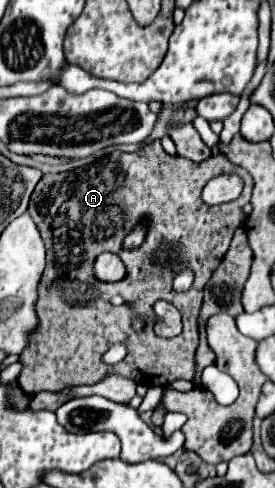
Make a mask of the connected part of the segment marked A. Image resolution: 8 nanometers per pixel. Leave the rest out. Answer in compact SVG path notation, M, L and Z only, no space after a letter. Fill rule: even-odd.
M153 141L135 153L113 151L85 167L77 167L65 173L43 175L43 179L37 183L31 195L29 209L27 209L27 213L37 223L39 233L45 241L47 267L43 271L43 279L39 281L39 299L37 299L39 329L35 329L29 335L29 343L19 355L19 363L23 365L23 369L17 377L17 383L19 387L23 387L23 391L27 391L29 395L37 395L41 391L57 393L75 385L93 385L109 373L125 375L137 383L141 381L147 387L151 385L165 387L167 383L175 379L193 381L197 373L197 363L195 363L195 349L199 343L197 317L199 317L199 309L203 301L203 287L211 279L211 273L219 267L223 255L227 253L233 231L243 225L245 213L241 211L241 207L249 203L251 189L253 189L251 175L239 167L239 175L245 181L245 187L239 199L213 205L213 207L205 205L201 201L201 189L205 187L209 179L221 175L223 171L225 173L237 171L237 167L229 163L223 155L215 155L201 163L193 163L179 155L175 157L167 155L161 143ZM139 219L151 219L147 239L135 251L127 251L123 249L123 239L131 229L135 229L135 223ZM103 251L117 253L123 259L127 267L127 277L121 283L101 283L93 277L93 261ZM183 267L191 267L195 271L195 283L187 293L175 293L171 287L171 281L173 281L173 275ZM113 295L121 295L127 303L133 303L133 307L127 307L127 303L121 307L113 307L109 303ZM157 299L165 299L179 309L179 313L183 315L183 335L165 339L153 333L151 315L153 315L153 303ZM135 317L145 317L145 325L141 333L133 329ZM115 343L125 343L129 349L129 355L117 365L105 365L101 361L101 355Z

